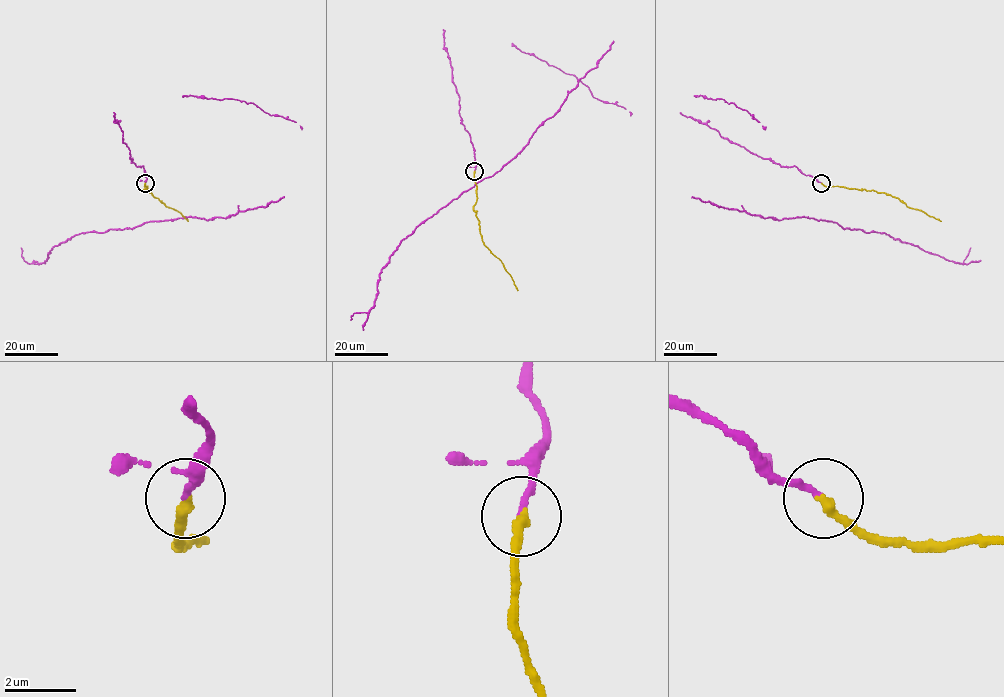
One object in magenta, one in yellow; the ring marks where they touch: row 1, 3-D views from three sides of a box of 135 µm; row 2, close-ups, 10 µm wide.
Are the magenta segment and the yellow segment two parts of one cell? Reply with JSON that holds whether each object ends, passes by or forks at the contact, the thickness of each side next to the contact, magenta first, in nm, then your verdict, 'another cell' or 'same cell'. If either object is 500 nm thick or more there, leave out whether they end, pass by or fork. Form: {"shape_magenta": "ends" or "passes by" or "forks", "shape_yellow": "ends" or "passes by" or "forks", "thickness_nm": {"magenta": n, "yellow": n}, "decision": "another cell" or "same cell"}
{"shape_magenta": "ends", "shape_yellow": "ends", "thickness_nm": {"magenta": 180, "yellow": 280}, "decision": "another cell"}

